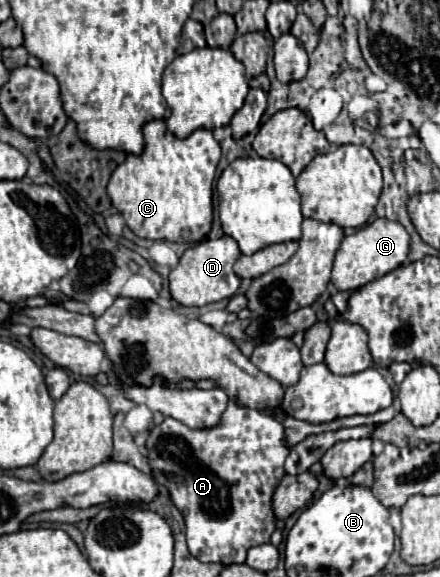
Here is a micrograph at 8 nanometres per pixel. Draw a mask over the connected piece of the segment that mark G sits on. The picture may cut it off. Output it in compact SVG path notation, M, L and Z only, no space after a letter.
M375 219L373 223L357 229L353 235L343 237L341 247L335 255L331 283L339 291L355 291L365 283L397 269L409 255L409 233L397 221L389 219Z

